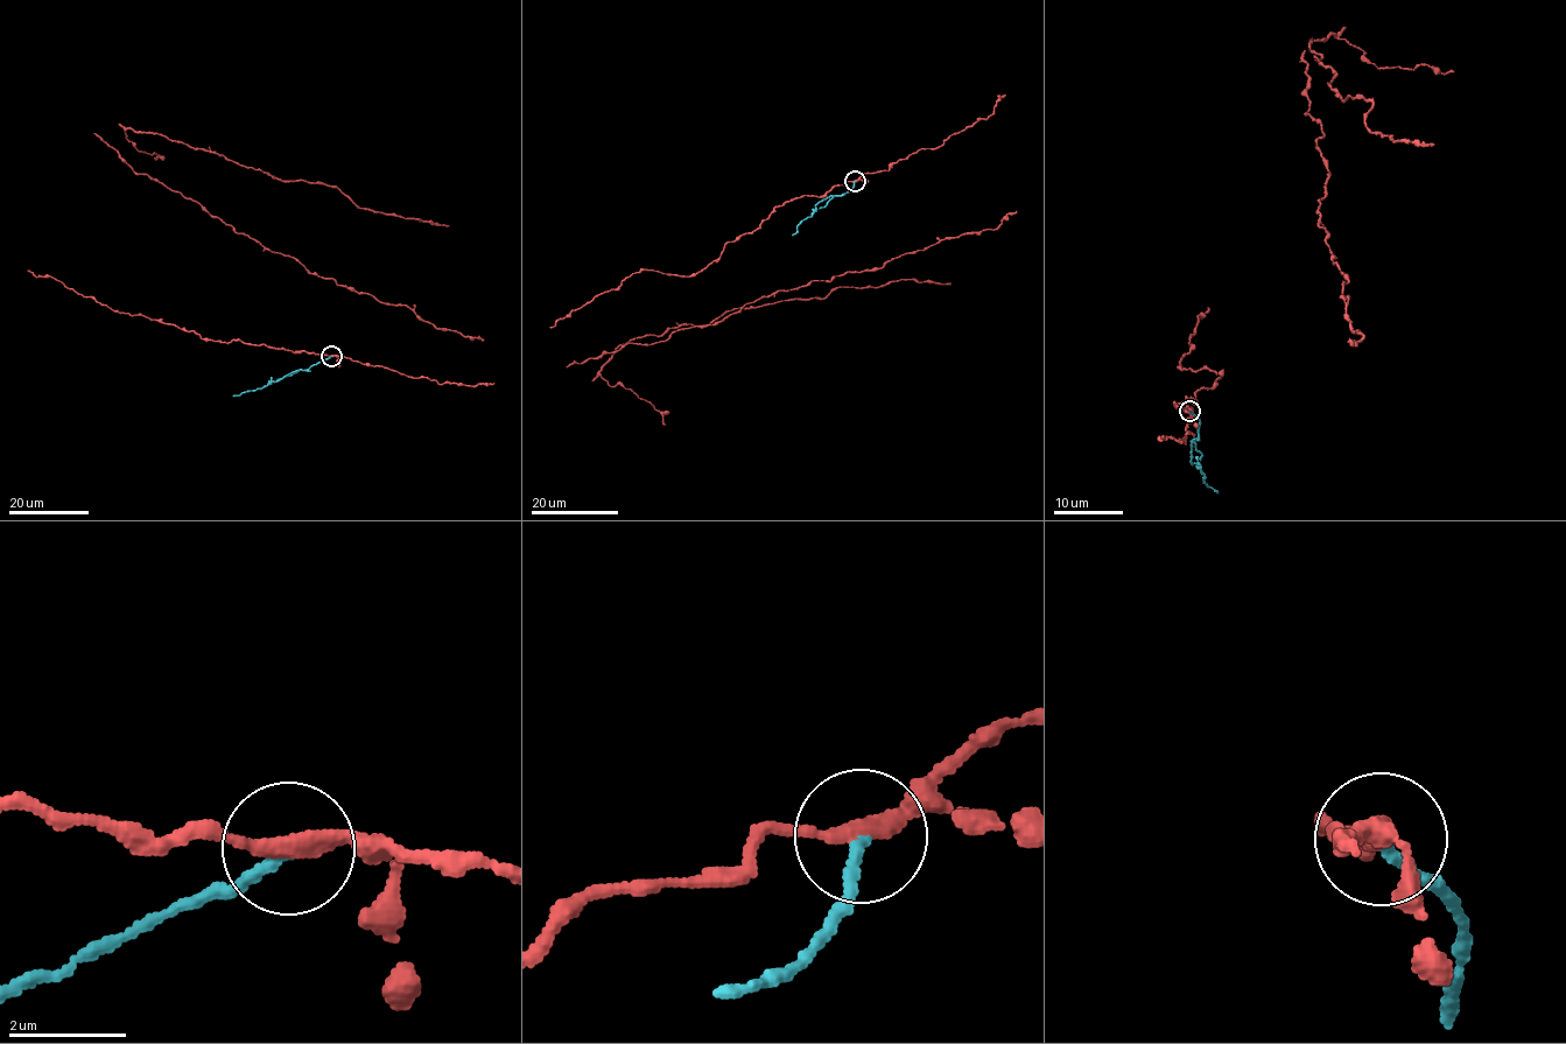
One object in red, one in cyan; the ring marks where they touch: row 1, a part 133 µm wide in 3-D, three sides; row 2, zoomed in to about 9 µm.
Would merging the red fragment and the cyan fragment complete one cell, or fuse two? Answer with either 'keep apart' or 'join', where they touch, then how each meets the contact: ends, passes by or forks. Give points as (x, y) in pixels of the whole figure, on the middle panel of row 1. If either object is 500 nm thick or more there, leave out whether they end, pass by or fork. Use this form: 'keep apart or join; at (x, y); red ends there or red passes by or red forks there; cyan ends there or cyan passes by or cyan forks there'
keep apart; at (855, 181); red passes by; cyan ends there

